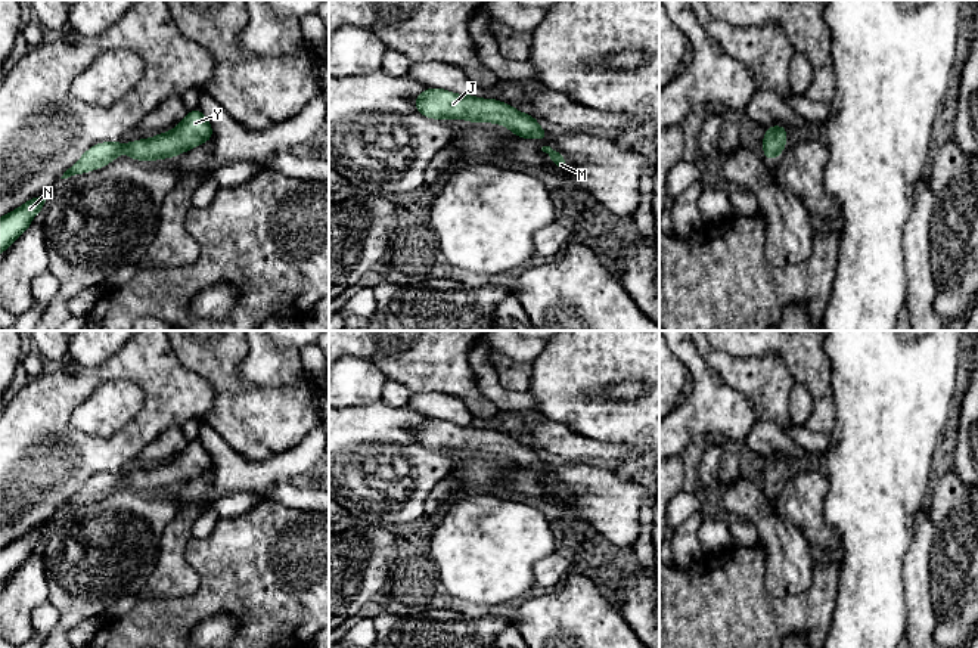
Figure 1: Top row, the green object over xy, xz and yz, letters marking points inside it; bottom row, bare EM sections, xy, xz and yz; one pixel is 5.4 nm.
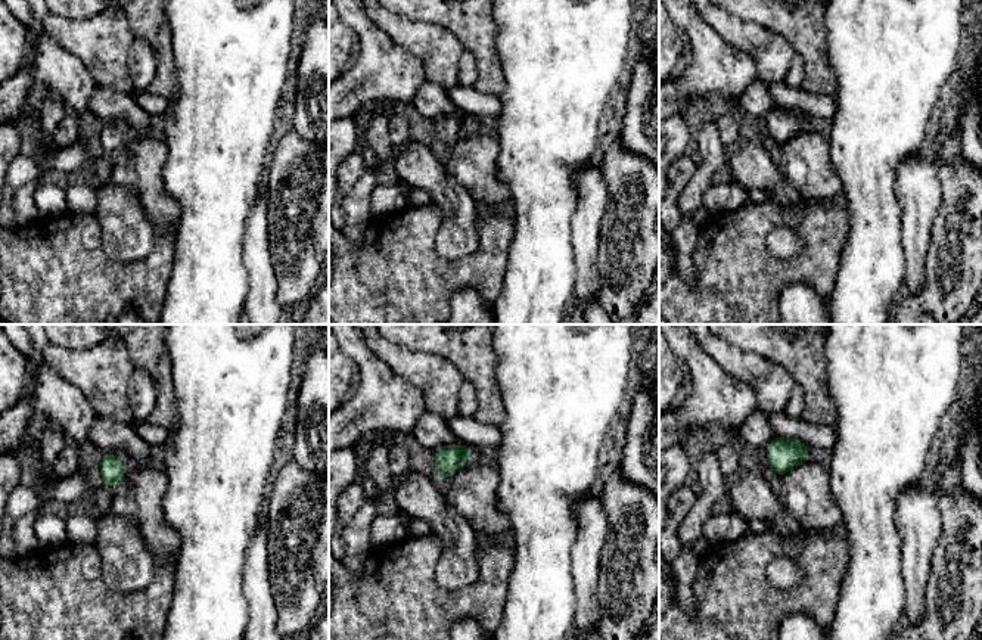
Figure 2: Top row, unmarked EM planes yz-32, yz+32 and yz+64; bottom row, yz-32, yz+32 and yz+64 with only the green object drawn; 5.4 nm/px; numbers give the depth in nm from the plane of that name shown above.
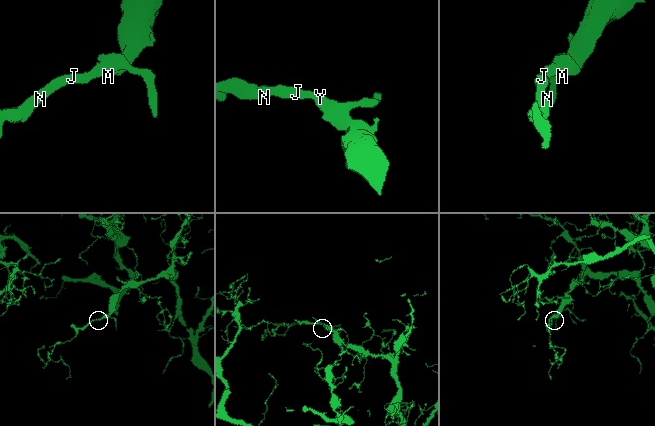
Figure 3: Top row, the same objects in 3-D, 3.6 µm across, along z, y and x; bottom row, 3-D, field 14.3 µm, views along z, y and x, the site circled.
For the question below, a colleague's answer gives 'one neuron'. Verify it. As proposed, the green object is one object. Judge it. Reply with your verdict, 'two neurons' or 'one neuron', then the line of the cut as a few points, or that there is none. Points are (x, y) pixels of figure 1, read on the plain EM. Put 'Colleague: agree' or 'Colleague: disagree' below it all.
one neuron | no cut
Colleague: agree

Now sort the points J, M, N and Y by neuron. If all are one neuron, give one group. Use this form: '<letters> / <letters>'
J M N Y

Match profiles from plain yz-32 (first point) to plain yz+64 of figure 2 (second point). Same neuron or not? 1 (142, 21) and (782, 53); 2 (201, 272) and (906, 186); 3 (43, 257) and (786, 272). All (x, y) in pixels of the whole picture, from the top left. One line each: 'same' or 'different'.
1: different
2: different
3: same

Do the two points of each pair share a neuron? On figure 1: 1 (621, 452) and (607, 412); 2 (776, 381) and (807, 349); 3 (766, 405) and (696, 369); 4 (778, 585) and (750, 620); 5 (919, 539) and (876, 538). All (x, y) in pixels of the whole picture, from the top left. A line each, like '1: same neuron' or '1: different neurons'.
1: different neurons
2: different neurons
3: different neurons
4: different neurons
5: different neurons

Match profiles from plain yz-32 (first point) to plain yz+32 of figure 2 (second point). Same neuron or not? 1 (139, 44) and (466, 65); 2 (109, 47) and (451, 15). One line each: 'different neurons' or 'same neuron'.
1: same neuron
2: different neurons

